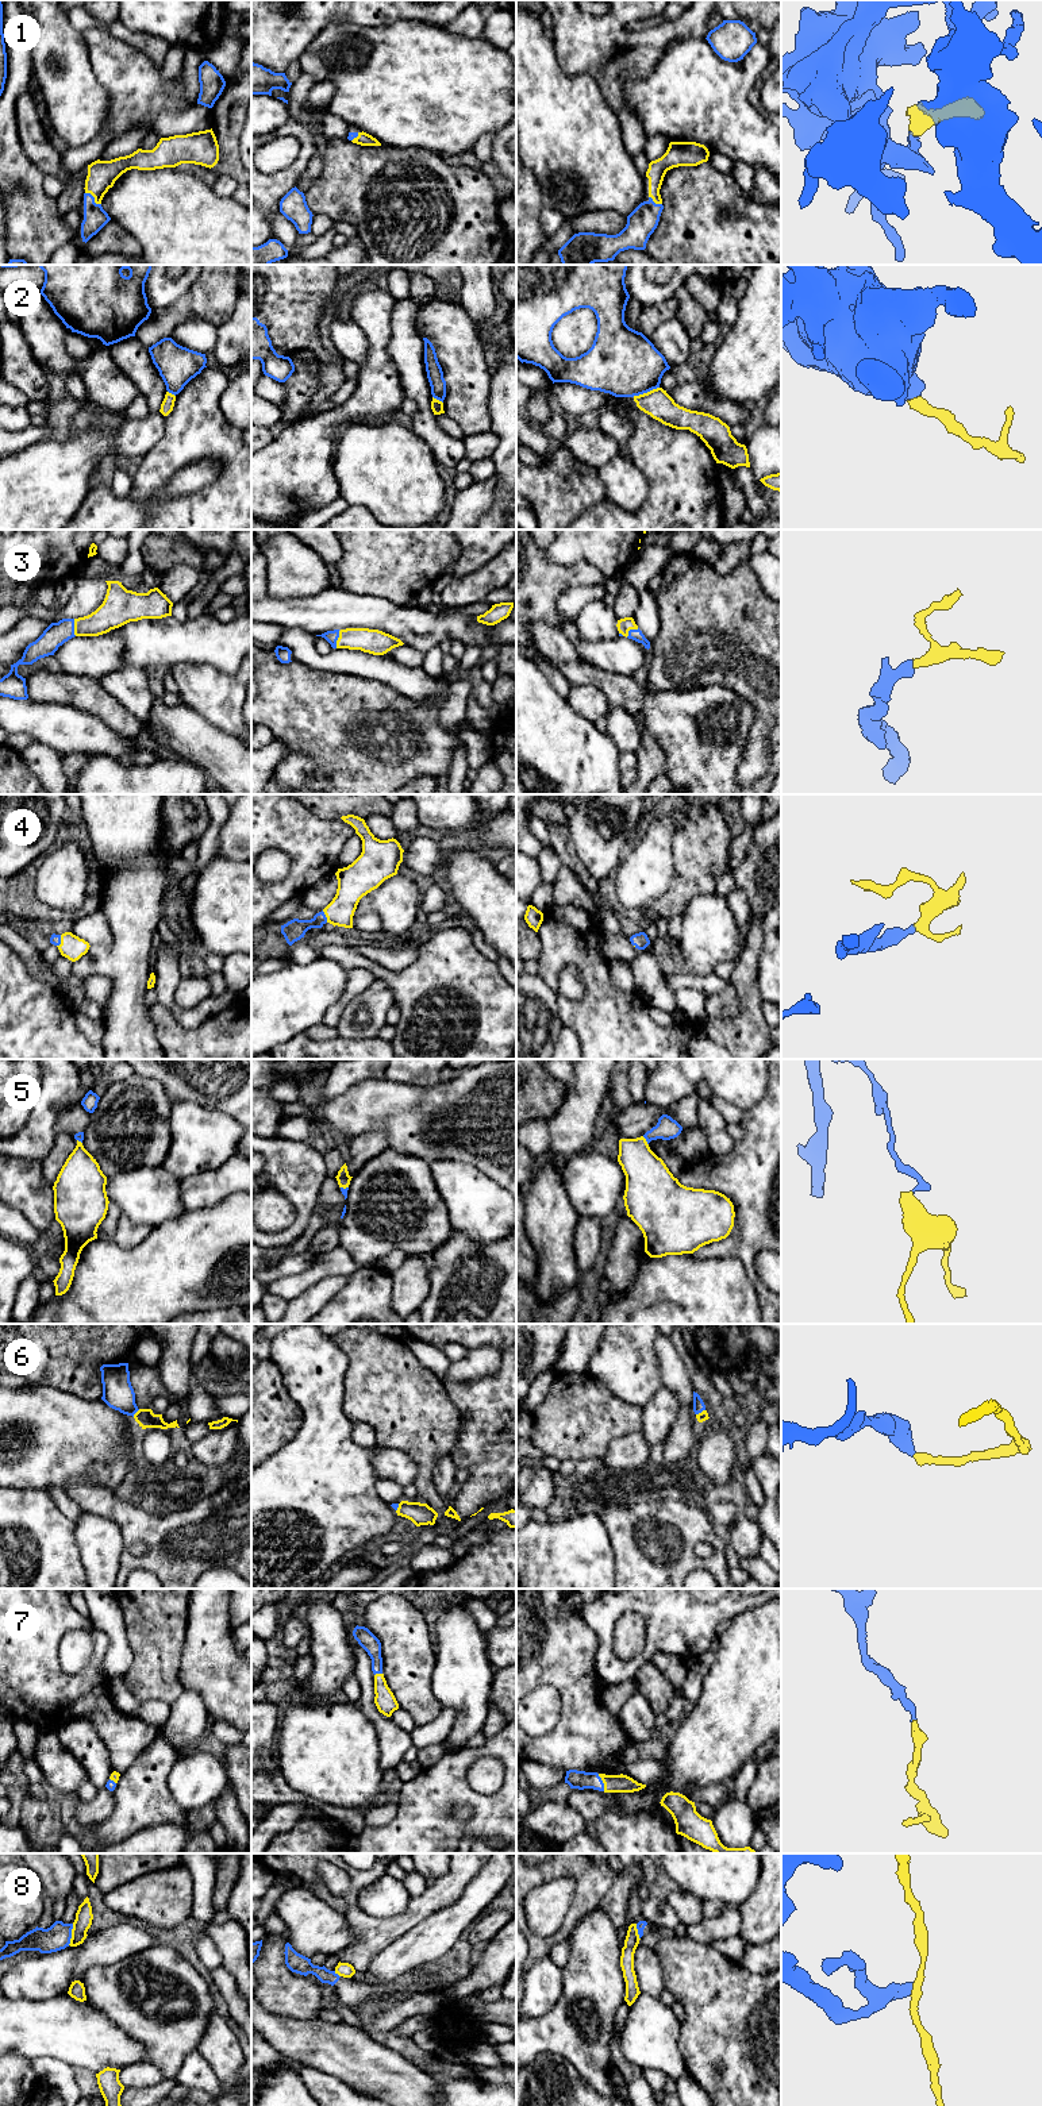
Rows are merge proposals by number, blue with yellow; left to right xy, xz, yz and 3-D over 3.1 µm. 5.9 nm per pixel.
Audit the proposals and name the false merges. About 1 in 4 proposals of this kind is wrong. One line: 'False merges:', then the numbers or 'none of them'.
False merges: 2, 8

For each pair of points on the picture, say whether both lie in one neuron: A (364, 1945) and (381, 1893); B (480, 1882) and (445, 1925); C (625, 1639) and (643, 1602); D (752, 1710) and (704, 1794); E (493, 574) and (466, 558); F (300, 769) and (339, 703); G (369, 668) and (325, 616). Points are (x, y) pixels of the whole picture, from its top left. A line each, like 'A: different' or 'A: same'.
A: different
B: same
C: different
D: different
E: different
F: different
G: different

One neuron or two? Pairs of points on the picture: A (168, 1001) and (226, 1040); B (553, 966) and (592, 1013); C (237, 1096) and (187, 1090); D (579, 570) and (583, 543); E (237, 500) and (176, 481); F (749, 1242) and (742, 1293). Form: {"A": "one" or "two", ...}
{"A": "two", "B": "one", "C": "one", "D": "two", "E": "two", "F": "two"}

